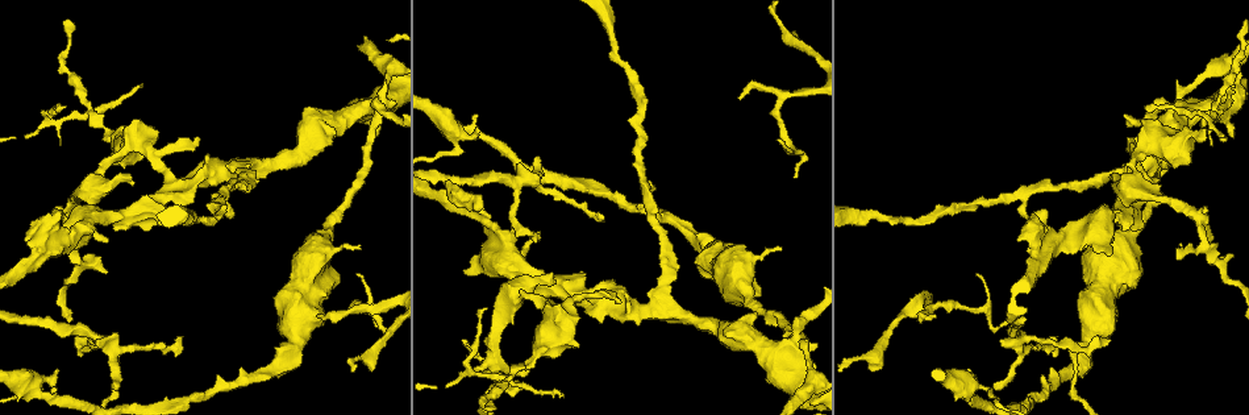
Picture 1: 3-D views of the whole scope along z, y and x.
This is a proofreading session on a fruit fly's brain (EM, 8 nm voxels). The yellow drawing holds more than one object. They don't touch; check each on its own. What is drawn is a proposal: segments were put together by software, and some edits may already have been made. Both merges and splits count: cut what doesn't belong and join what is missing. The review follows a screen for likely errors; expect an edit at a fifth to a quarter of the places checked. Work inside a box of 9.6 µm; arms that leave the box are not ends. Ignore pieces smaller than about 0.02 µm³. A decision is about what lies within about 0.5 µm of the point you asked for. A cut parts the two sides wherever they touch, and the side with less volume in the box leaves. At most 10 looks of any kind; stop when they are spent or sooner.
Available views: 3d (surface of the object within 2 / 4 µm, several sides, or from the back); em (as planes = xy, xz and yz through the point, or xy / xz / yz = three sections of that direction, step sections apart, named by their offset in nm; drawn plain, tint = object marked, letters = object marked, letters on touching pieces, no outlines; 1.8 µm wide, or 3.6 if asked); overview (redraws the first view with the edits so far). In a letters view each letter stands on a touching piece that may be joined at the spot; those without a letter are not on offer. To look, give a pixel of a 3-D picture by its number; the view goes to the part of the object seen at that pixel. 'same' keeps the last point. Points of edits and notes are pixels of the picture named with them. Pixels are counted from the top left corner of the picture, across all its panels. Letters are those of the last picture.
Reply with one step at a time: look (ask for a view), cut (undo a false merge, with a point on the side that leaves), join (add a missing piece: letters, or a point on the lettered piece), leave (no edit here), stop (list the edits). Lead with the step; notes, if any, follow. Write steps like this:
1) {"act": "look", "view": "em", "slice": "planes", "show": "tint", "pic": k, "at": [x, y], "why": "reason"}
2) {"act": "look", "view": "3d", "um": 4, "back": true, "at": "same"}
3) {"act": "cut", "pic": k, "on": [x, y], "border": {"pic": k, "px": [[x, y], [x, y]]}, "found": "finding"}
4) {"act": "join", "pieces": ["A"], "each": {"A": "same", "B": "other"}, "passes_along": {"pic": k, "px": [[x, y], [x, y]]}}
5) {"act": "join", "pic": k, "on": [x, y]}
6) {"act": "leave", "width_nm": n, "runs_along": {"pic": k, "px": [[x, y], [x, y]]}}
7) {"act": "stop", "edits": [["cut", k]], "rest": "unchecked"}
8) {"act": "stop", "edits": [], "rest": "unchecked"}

{"act": "look", "view": "em", "um": 3.6, "slice": "xz", "step": 8, "show": "tint", "pic": 1, "at": [327, 299], "why": "free end"}

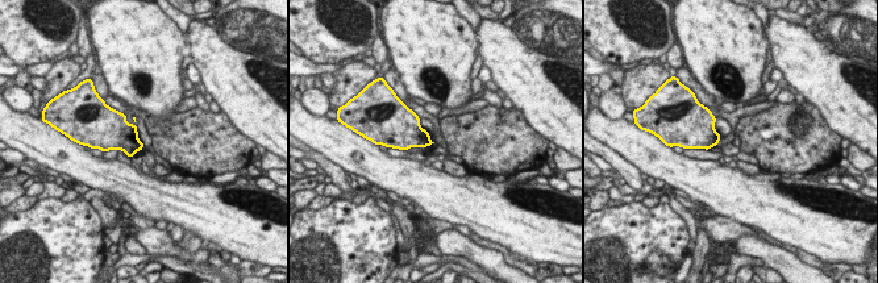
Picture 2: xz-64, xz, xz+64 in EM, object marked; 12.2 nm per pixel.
{"act": "look", "view": "em", "um": 3.6, "slice": "xz", "step": 8, "show": "letters", "at": "same"}

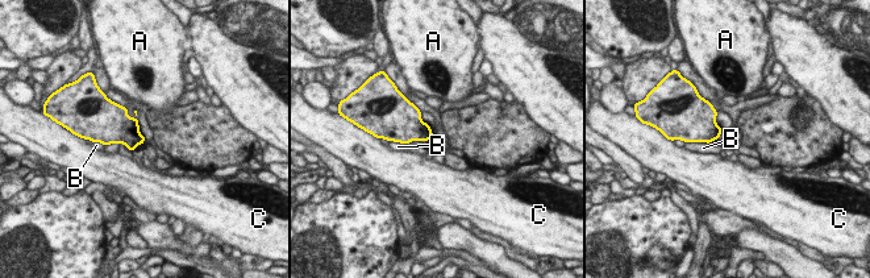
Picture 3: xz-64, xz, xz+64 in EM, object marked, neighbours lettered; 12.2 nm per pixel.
{"act": "leave", "longest_contact_nm": ["B", 280], "each": {"A": "other", "B": "other", "C": "other"}, "border": {"pic": 3, "px": [[687, 141], [706, 141], [708, 144]]}, "found": "no lettered piece goes on from it"}

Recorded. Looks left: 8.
{"act": "look", "view": "em", "slice": "yz", "step": 8, "show": "letters", "pic": 1, "at": [476, 127], "why": "free end"}

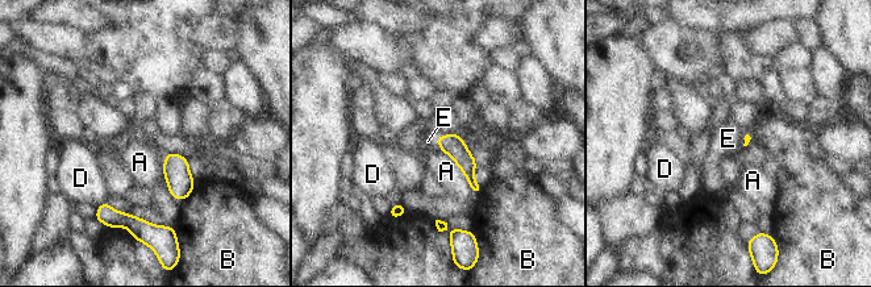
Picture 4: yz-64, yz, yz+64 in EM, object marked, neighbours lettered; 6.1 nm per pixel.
{"act": "look", "view": "em", "slice": "planes", "show": "letters", "at": "same", "why": "another direction"}

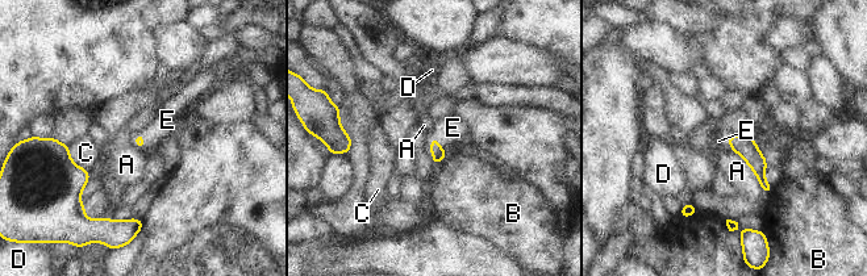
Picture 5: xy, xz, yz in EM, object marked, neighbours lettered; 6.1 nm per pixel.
{"act": "join", "pieces": ["E"], "longest_contact_nm": ["A", 360], "each": {"A": "other", "B": "other", "C": "other", "D": "other", "E": "same"}, "passes_along": {"pic": 5, "px": [[437, 151], [437, 142], [447, 130]]}, "found": "the cell continues"}

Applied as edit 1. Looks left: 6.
{"act": "look", "view": "overview"}

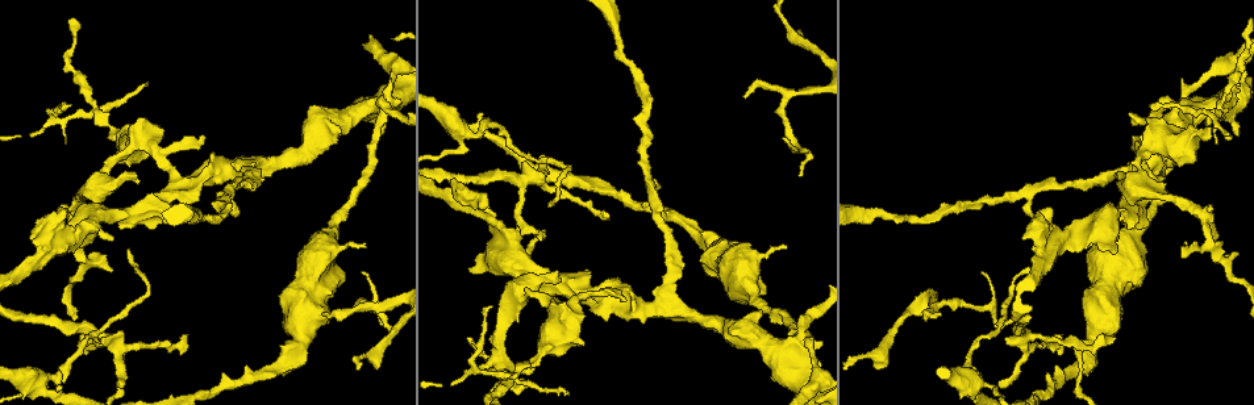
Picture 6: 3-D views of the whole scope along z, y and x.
{"act": "look", "view": "em", "slice": "planes", "show": "plain", "pic": 6, "at": [110, 270], "why": "tapers out"}

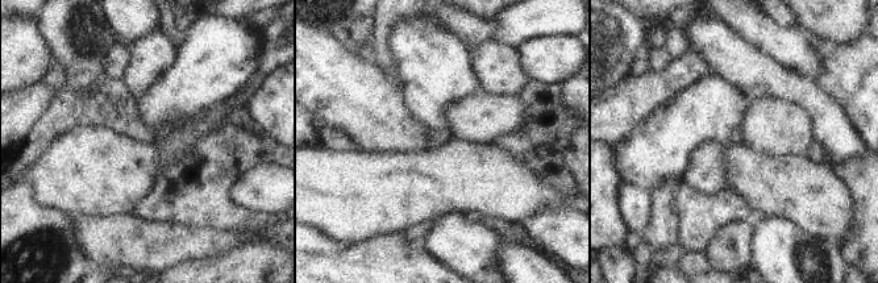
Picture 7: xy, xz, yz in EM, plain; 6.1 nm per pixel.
{"act": "look", "view": "em", "slice": "planes", "show": "letters", "at": "same", "why": "see the neighbours"}

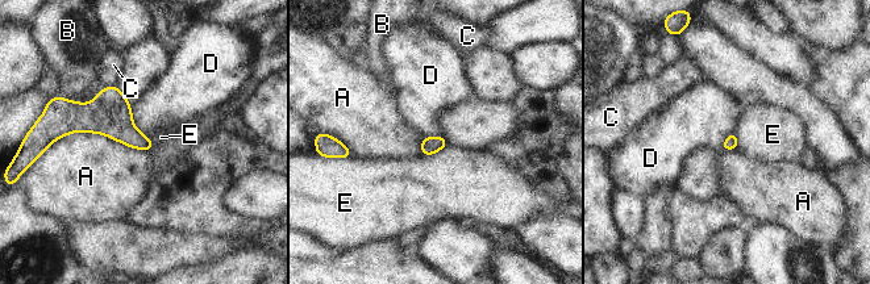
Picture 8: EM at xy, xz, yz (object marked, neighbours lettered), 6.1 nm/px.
{"act": "leave", "each": {"A": "other", "B": "other", "C": "other", "D": "other", "E": "other"}, "border": {"pic": 8, "px": [[50, 143], [96, 132], [150, 151]]}, "found": "none of them fits"}

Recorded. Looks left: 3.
{"act": "look", "view": "3d", "um": 2, "pic": 6, "at": [548, 206], "why": "free end"}

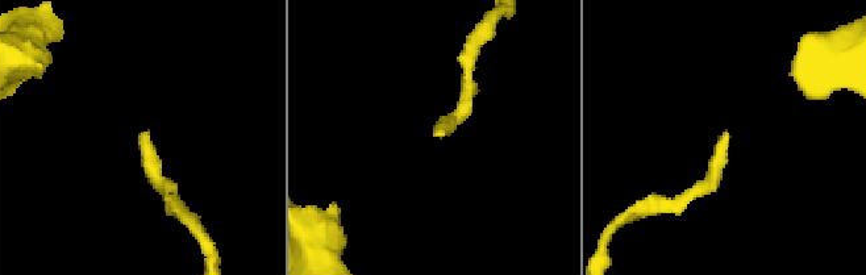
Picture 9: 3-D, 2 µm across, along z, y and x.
{"act": "look", "view": "em", "slice": "xz", "step": 8, "show": "tint", "pic": 9, "at": [149, 132]}

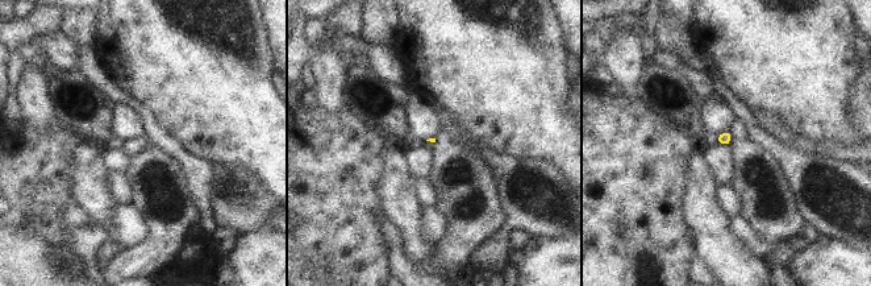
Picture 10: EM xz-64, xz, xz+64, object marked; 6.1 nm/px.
{"act": "look", "view": "em", "slice": "xy", "step": 16, "show": "letters", "at": "same", "why": "cut it another way"}

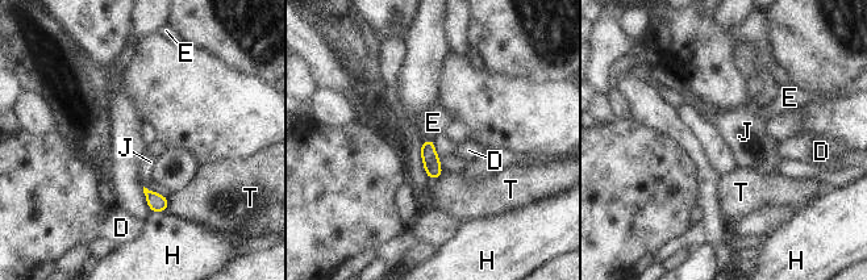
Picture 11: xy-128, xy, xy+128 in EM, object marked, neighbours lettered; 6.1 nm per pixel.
{"act": "join", "pieces": ["E"], "longest_contact_nm": ["T", 100], "each": {"D": "other", "E": "same", "H": "other", "J": "other", "T": "other"}, "found": "the cell continues"}

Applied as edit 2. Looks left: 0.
{"act": "stop", "edits": [["join", 5], ["join", 11]], "rest": "unchecked"}

